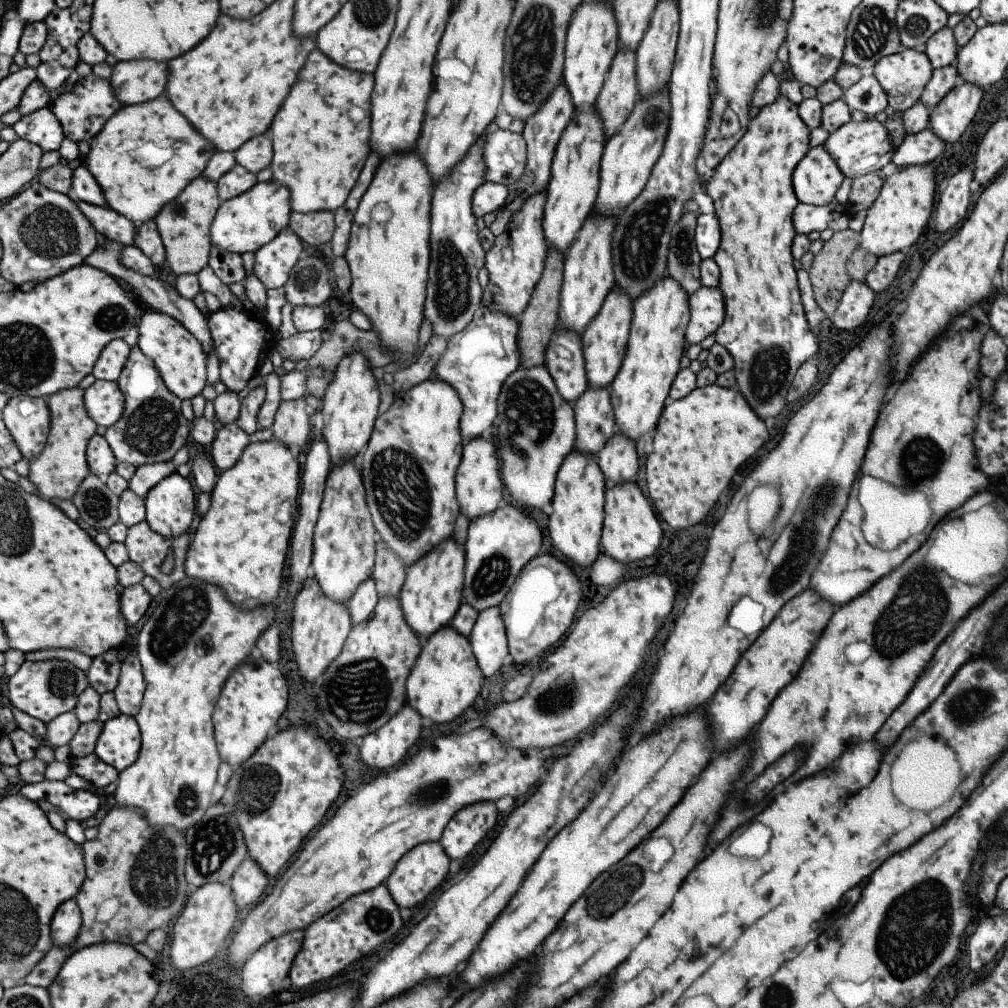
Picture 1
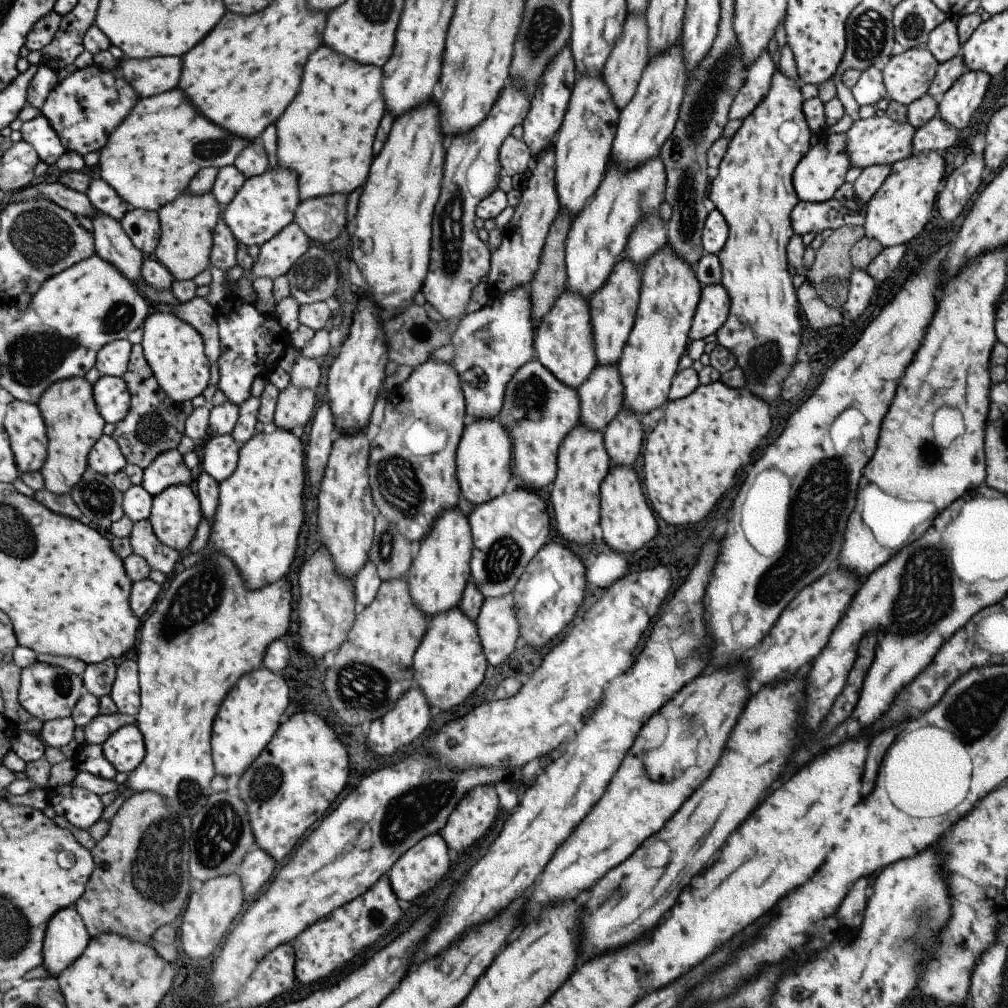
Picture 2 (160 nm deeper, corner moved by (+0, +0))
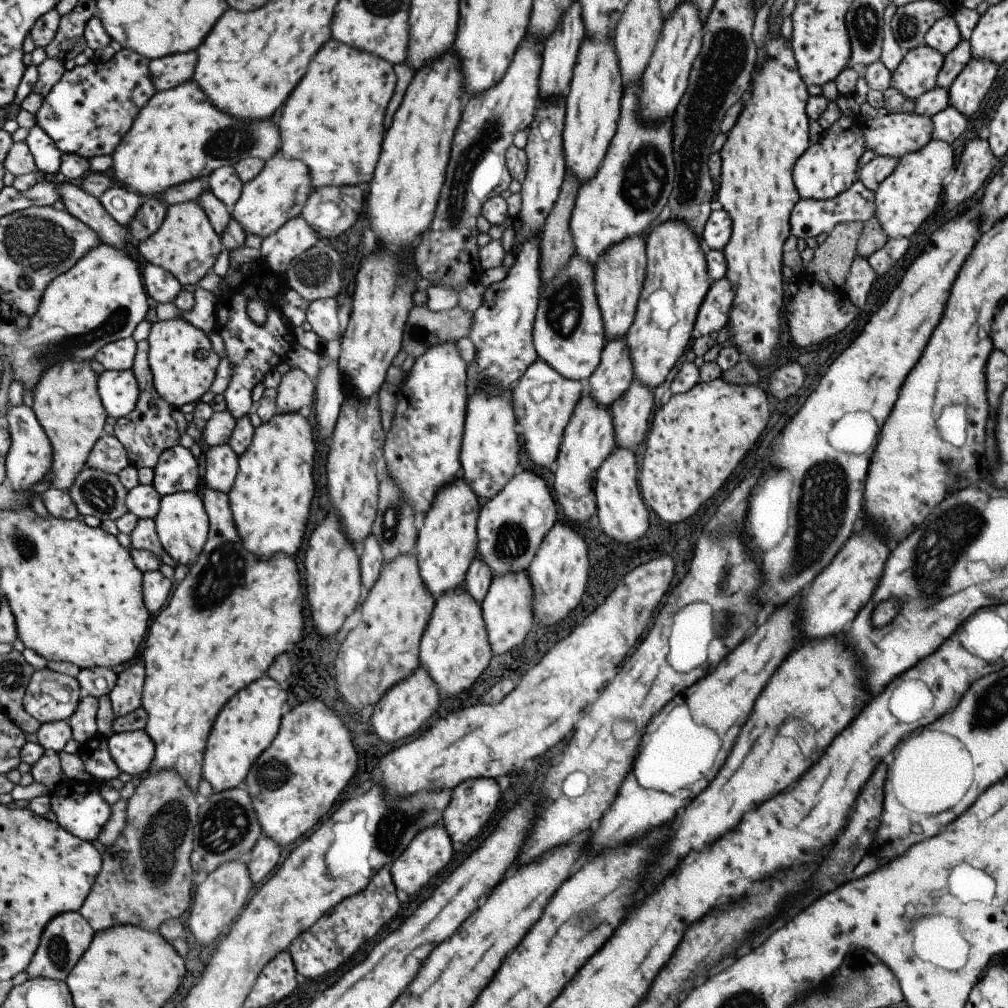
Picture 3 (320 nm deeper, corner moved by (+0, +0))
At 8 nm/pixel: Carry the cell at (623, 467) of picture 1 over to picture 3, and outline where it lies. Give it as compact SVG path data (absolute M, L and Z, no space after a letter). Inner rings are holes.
M633 379L627 390L610 404L617 447L634 450L645 438L647 416L653 408L653 390Z

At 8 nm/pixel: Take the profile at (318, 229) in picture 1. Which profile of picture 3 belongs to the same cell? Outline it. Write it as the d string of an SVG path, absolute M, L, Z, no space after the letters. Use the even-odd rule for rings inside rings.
M357 186L319 187L313 189L303 205L302 219L323 238L335 238L345 232L359 216L363 204L363 194Z

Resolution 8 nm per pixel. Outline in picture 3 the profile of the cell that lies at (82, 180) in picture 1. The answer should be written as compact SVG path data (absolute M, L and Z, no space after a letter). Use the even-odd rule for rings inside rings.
M113 186L108 188L97 199L101 206L107 211L107 214L123 228L131 222L137 209L144 201L144 197L139 193L133 193L125 189L125 186Z

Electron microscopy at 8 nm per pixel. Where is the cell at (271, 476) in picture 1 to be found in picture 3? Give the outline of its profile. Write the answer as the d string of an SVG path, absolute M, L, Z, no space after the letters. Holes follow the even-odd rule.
M305 412L279 413L253 429L249 446L238 456L238 471L228 492L234 527L246 551L259 558L275 552L293 556L301 546L313 498L313 436Z

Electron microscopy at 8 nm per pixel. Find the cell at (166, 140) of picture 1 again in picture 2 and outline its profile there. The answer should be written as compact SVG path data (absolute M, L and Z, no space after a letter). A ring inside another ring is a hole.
M175 87L139 98L99 151L93 173L111 186L129 208L158 211L184 192L197 171L233 165L238 152L249 144L251 141L208 121Z

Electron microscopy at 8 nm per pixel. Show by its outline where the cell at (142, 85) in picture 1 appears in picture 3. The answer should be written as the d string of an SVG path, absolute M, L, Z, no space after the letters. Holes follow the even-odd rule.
M189 51L150 60L148 69L156 92L191 80L196 58L196 52Z

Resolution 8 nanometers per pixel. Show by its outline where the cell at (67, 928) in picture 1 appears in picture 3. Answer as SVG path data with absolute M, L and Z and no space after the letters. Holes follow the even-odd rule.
M69 911L56 916L46 926L42 943L39 945L34 959L30 962L30 966L27 967L28 975L31 979L47 977L65 982L67 975L90 946L94 935L95 932L90 927L90 923L78 911Z

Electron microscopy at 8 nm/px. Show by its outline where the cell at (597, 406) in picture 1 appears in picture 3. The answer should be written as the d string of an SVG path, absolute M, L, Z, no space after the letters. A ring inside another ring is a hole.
M623 337L609 339L600 354L600 361L597 368L588 376L584 382L584 391L591 395L598 403L610 408L610 404L621 396L629 383L634 379L632 362L628 355L628 346Z

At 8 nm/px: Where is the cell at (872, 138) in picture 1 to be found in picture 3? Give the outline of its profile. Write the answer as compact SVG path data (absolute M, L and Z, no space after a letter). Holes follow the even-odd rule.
M915 111L908 113L887 113L881 118L865 120L861 130L866 149L875 150L876 155L892 156L898 159L907 153L919 150L929 142L932 133L932 120L930 116L917 114Z

